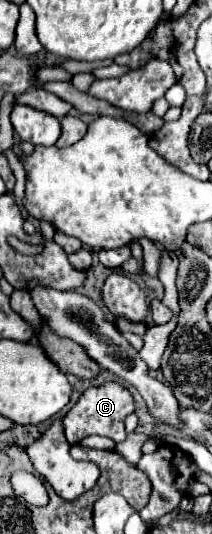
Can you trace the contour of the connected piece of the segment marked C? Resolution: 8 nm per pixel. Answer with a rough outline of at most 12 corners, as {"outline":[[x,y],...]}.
{"outline":[[121,382],[91,386],[63,418],[69,444],[91,434],[115,444],[135,412]]}

